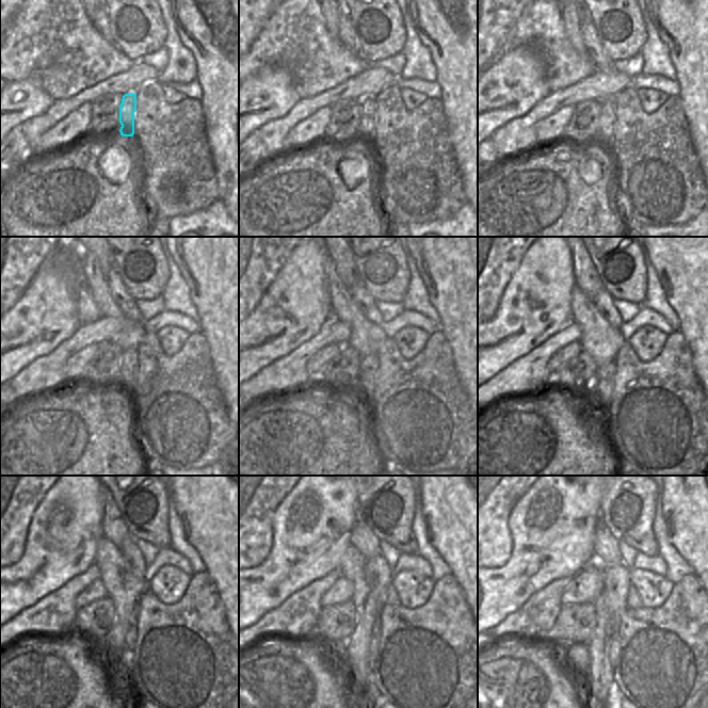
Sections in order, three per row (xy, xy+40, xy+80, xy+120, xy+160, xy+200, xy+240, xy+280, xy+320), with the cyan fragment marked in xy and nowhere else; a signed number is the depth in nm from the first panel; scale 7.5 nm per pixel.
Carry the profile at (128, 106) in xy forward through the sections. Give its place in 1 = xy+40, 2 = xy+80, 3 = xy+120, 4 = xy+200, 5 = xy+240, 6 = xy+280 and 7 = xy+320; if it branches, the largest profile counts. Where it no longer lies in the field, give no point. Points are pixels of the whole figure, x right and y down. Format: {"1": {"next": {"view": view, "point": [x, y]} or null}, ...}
{"1": {"next": {"view": "xy+40", "point": [367, 127]}}, "2": {"next": {"view": "xy+80", "point": [607, 115]}}, "3": {"next": {"view": "xy+120", "point": [129, 365]}}, "4": {"next": {"view": "xy+200", "point": [604, 383]}}, "5": {"next": {"view": "xy+240", "point": [130, 637]}}, "6": {"next": {"view": "xy+280", "point": [375, 632]}}, "7": {"next": {"view": "xy+320", "point": [614, 652]}}}

